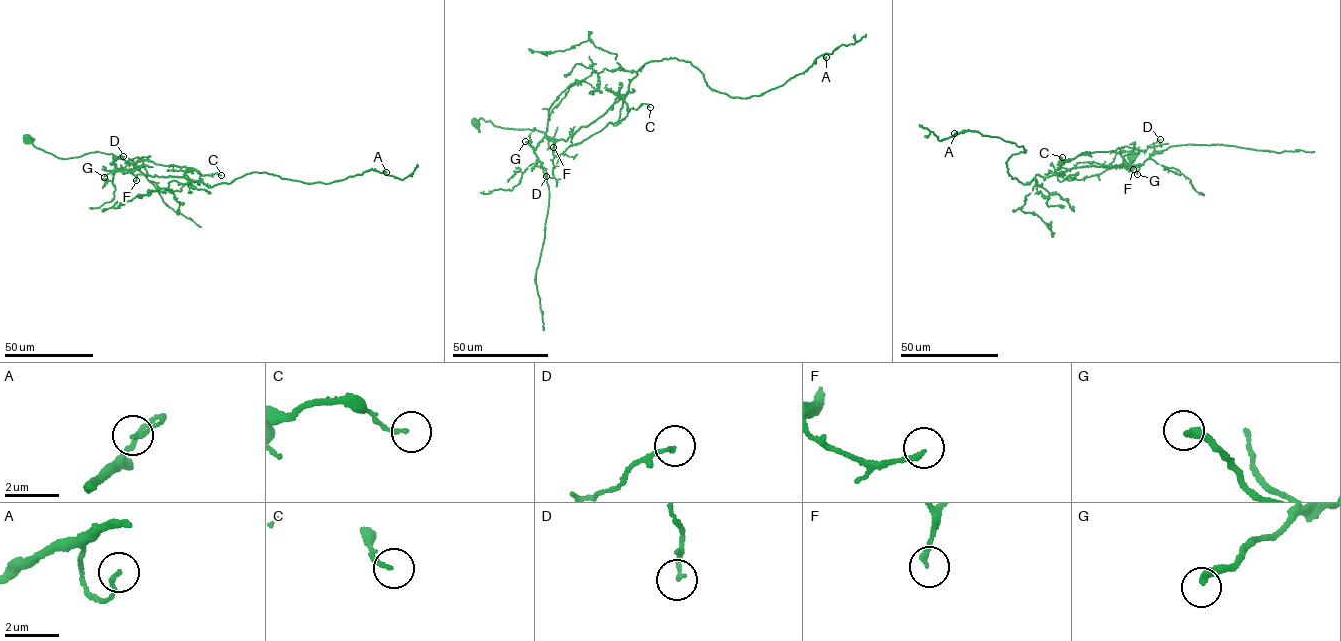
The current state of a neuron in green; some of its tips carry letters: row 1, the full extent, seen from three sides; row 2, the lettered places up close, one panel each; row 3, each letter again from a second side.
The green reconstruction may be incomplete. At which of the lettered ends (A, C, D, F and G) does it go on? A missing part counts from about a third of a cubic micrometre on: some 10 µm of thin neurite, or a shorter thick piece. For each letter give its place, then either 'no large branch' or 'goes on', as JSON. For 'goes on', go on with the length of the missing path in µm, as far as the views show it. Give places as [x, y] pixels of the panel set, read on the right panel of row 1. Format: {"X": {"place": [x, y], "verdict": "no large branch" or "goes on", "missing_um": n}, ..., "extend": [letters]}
{"A": {"place": [954, 133], "verdict": "no large branch"}, "C": {"place": [1062, 157], "verdict": "no large branch"}, "D": {"place": [1160, 139], "verdict": "no large branch"}, "F": {"place": [1133, 169], "verdict": "no large branch"}, "G": {"place": [1137, 174], "verdict": "no large branch"}, "extend": []}

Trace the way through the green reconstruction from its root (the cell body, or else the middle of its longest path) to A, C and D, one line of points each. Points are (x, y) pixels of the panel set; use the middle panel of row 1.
A: (476, 123), (535, 129), (552, 148), (605, 113), (649, 62), (689, 62), (711, 89), (748, 98), (826, 57)
C: (476, 123), (481, 118), (495, 126), (541, 131), (557, 156), (608, 123), (624, 119), (630, 108), (650, 107)
D: (476, 123), (481, 118), (535, 129), (551, 148), (554, 139), (543, 137), (534, 151), (546, 176)

